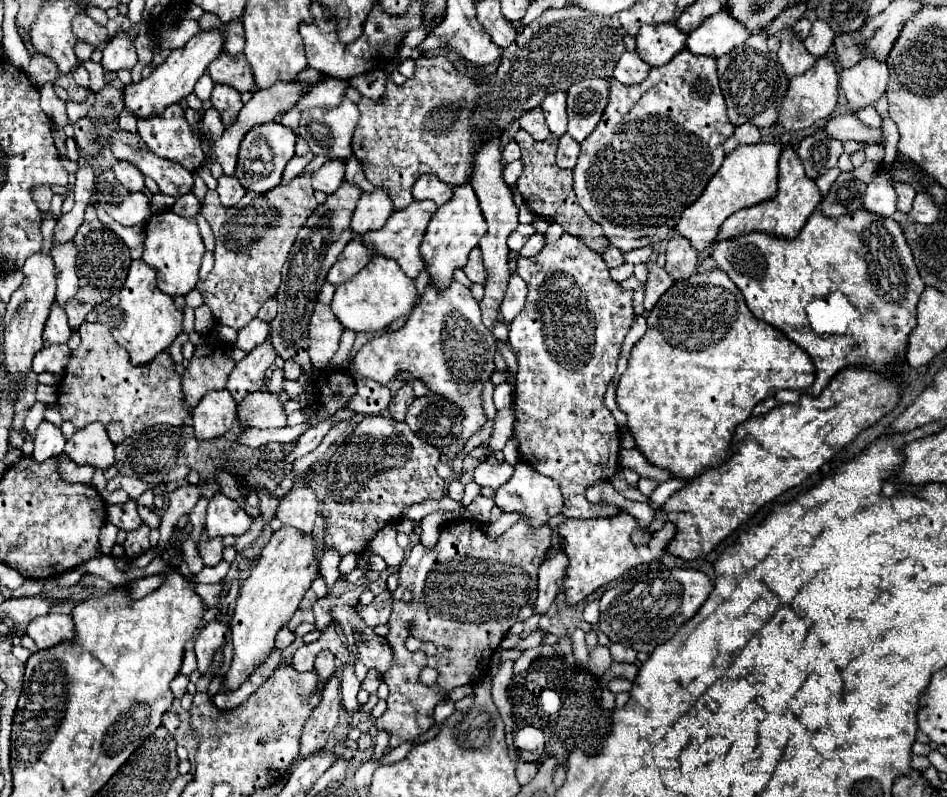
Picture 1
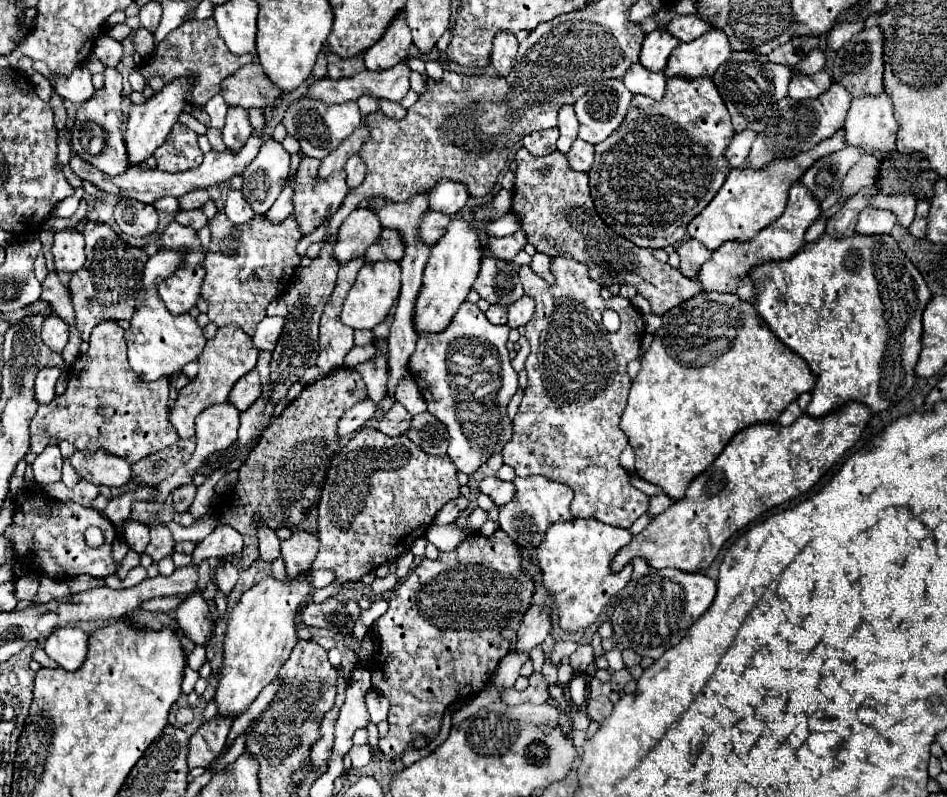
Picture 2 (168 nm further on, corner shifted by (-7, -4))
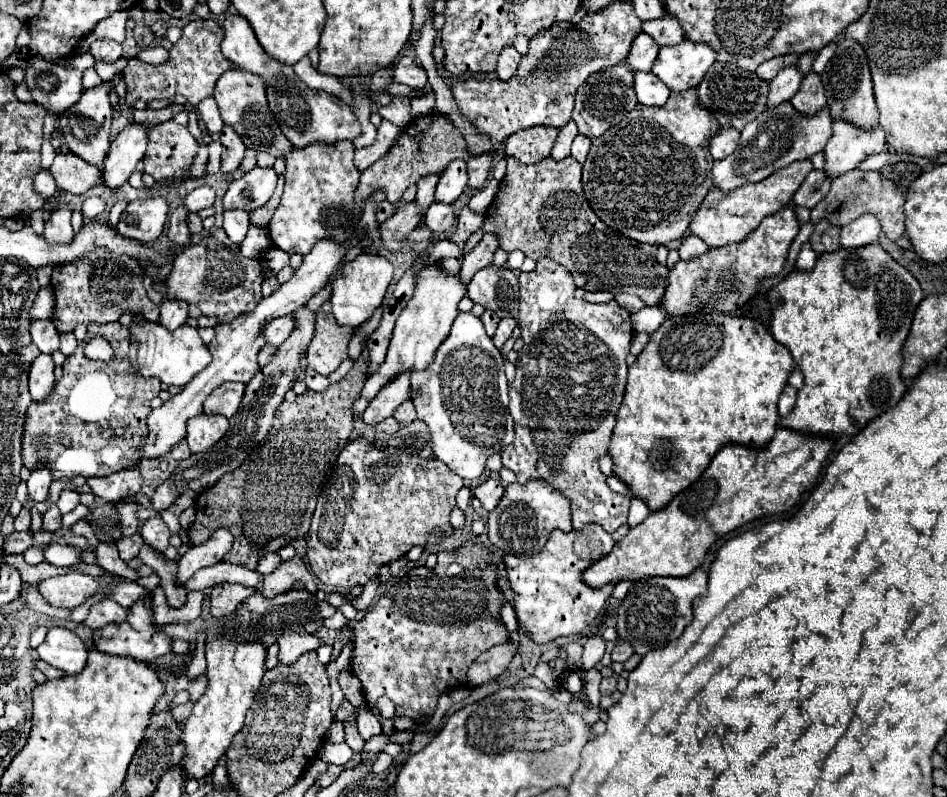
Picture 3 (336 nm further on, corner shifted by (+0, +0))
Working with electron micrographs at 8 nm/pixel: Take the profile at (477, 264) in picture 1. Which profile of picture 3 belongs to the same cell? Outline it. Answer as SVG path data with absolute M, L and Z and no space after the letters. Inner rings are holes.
M488 265L480 269L468 283L468 297L486 309L492 309L500 317L516 317L518 277L512 269Z

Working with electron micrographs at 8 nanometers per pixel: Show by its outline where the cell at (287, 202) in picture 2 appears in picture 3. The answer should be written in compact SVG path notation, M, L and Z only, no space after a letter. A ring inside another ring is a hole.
M250 225L246 239L240 243L240 251L244 257L264 257L266 249L272 247L268 227Z

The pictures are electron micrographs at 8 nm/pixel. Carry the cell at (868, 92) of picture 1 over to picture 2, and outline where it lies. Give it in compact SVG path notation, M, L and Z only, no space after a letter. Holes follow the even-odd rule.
M883 93L879 97L859 97L853 99L851 109L845 119L845 139L849 147L859 147L867 155L875 153L889 153L895 149L895 139L897 139L897 123L893 117L893 105L891 99Z

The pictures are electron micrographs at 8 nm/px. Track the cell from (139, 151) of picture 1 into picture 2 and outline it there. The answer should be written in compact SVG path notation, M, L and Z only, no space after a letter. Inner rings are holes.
M195 189L183 197L179 197L179 209L201 209L209 201L209 193L205 189Z

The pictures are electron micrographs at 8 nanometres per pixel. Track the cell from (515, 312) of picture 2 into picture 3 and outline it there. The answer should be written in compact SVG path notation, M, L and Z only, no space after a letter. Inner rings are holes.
M502 317L500 323L498 323L498 329L496 329L496 335L492 337L494 339L494 345L496 347L502 347L506 343L506 339L512 337L514 327L516 327L516 319L514 317Z

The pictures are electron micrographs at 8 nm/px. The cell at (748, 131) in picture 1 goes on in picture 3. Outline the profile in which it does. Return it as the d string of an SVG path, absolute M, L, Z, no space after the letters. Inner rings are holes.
M720 129L720 133L716 133L716 137L712 137L710 141L710 153L714 159L724 159L728 155L732 155L736 151L740 139L740 131L738 129Z

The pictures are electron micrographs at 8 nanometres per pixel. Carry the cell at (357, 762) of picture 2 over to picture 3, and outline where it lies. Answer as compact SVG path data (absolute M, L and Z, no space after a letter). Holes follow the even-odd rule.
M324 743L318 749L318 757L324 759L326 763L332 763L332 765L344 765L352 759L352 749L346 743L338 743L338 745Z

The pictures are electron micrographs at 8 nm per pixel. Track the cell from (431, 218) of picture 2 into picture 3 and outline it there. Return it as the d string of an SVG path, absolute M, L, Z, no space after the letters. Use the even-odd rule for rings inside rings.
M434 203L434 205L428 209L424 223L426 223L426 227L432 229L434 233L444 233L444 231L452 229L452 225L454 225L454 211L452 211L452 205Z

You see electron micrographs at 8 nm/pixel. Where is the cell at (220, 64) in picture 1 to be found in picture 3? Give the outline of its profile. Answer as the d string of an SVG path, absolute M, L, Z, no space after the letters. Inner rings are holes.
M228 69L216 81L214 99L218 103L218 109L220 109L224 123L234 127L234 131L242 137L244 145L248 145L248 147L258 147L258 145L274 147L274 157L284 157L292 149L292 143L286 141L274 115L268 109L266 85L264 85L264 79L260 79L260 75L250 73L246 69Z

